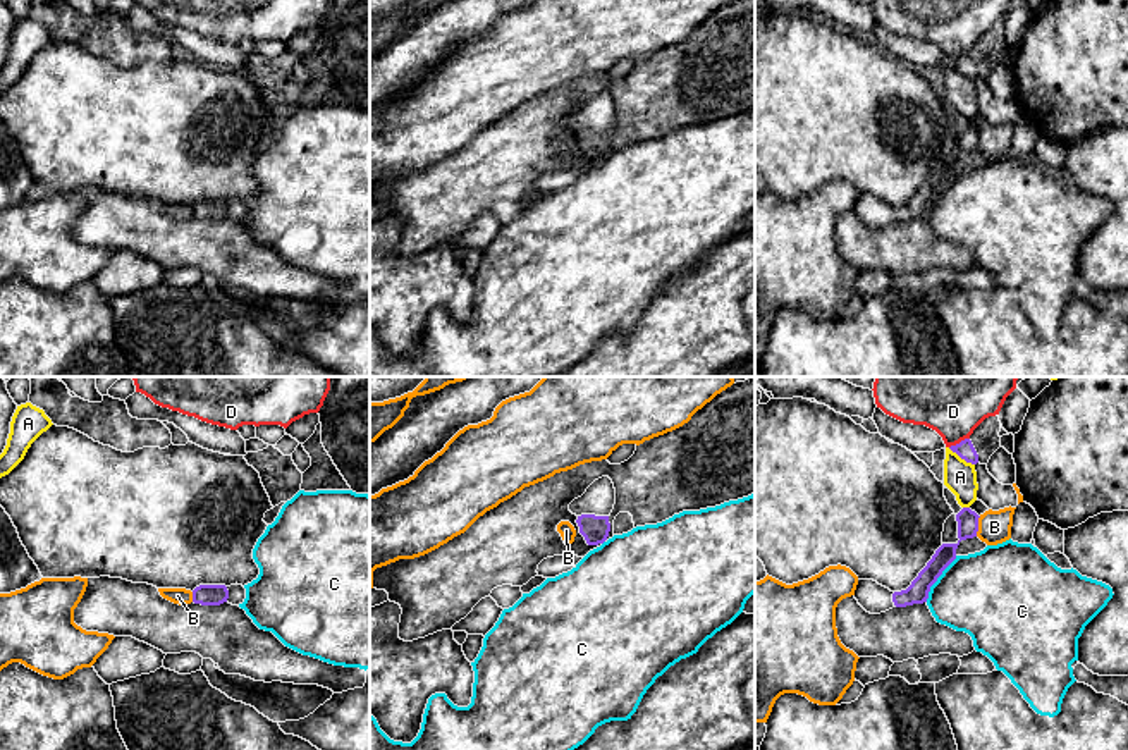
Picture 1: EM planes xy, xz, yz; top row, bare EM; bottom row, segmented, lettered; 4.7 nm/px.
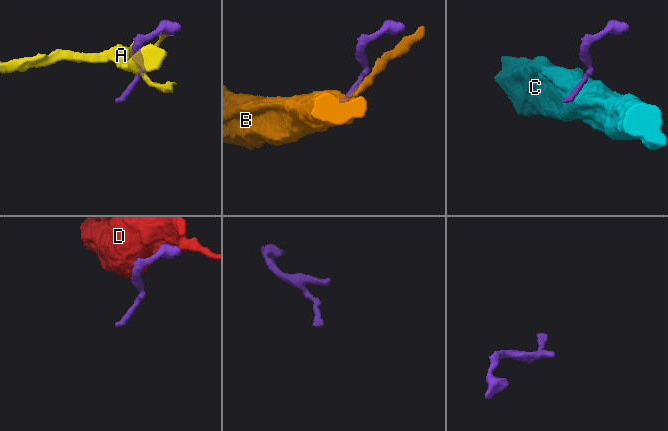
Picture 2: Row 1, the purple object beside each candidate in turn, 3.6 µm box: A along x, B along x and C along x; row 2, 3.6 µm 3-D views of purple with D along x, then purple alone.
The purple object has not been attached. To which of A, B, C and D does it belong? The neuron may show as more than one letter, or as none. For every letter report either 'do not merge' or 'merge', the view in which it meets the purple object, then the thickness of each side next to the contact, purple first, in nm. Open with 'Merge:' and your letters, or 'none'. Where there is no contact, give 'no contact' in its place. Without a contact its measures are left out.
Merge: none
A: do not merge; meets purple in yz; 90 nm thick on the purple side, 160 nm on the other
B: do not merge; meets purple in yz; 100 nm thick on the purple side, 160 nm on the other
C: do not merge; meets purple in yz; 100 nm thick on the purple side, 400 nm on the other
D: do not merge; meets purple in yz; 90 nm thick on the purple side, 400 nm on the other

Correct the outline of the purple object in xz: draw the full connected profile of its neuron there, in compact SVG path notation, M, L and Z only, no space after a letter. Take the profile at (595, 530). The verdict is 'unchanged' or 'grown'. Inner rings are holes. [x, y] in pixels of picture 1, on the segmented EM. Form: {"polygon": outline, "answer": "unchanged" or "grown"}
{"polygon": "M609 476L595 480L586 492L569 504L578 516L579 533L588 545L604 544L610 532L609 516L616 504L616 489Z", "answer": "grown"}

